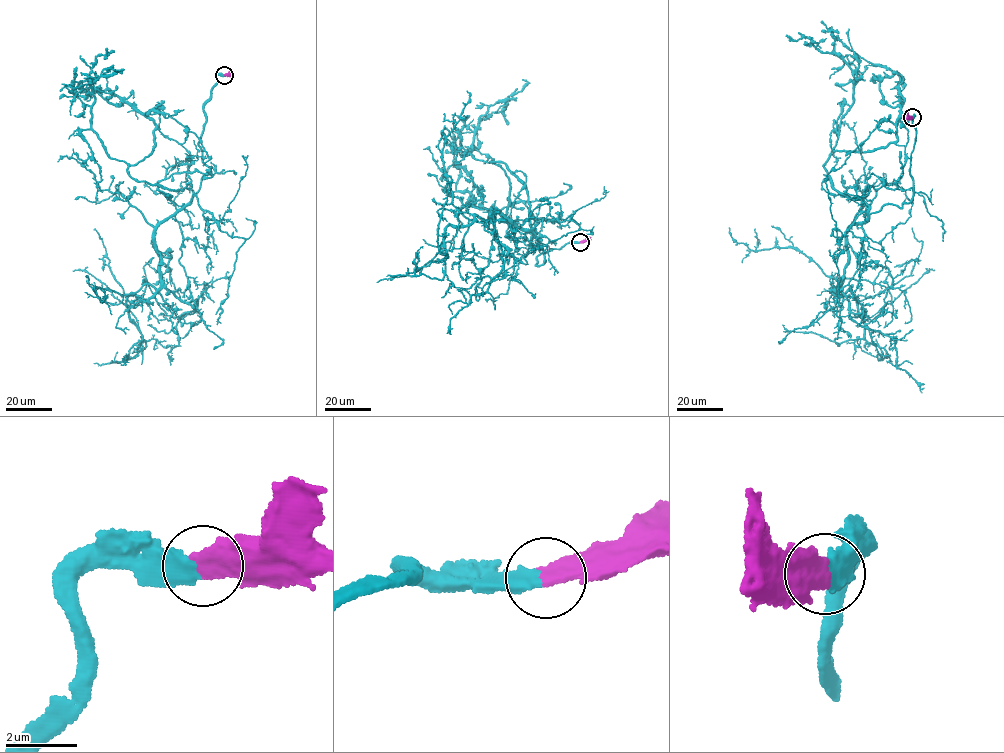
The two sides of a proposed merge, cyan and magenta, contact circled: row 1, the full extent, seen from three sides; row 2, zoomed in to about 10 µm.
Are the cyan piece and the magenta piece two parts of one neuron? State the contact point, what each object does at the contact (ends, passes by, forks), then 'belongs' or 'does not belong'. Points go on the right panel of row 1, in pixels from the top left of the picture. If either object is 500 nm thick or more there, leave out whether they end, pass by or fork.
place (912, 117); belongs

